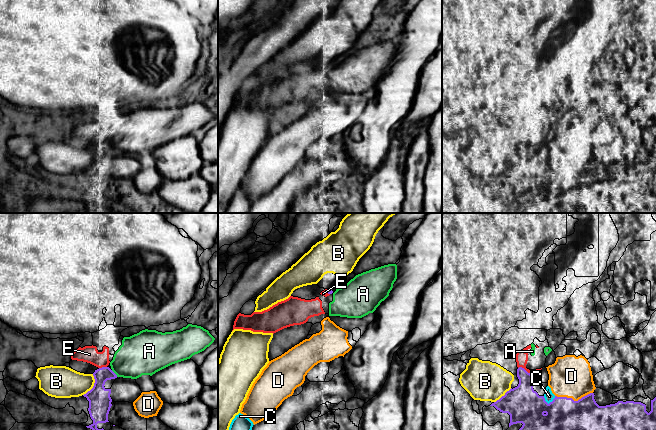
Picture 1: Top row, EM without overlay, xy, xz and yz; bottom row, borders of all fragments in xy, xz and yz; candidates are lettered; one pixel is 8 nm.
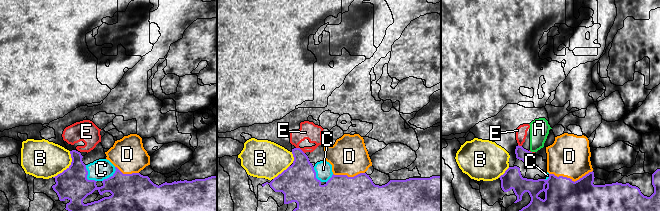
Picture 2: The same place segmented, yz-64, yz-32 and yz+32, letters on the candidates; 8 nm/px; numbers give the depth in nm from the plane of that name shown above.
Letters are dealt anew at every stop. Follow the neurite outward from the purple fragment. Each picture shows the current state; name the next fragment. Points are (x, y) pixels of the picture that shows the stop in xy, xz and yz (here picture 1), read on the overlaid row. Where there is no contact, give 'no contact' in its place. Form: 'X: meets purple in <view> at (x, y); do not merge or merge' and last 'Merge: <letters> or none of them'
A: meets purple in xy at (114, 373); do not merge
B: meets purple in xy at (94, 385); do not merge
C: meets purple in yz at (550, 402); merge
D: meets purple in yz at (573, 400); do not merge
E: meets purple in yz at (524, 369); do not merge
Merge: C

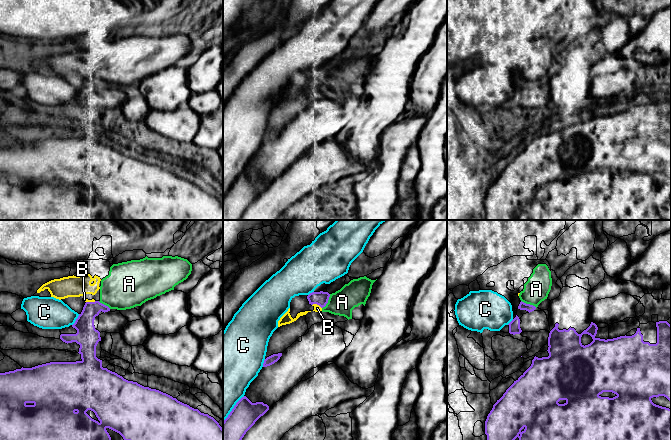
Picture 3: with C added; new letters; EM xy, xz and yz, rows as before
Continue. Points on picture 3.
A: meets purple in xz at (327, 301); do not merge
B: meets purple in xz at (317, 304); do not merge
C: meets purple in xy at (76, 320); do not merge
Merge: none of them

